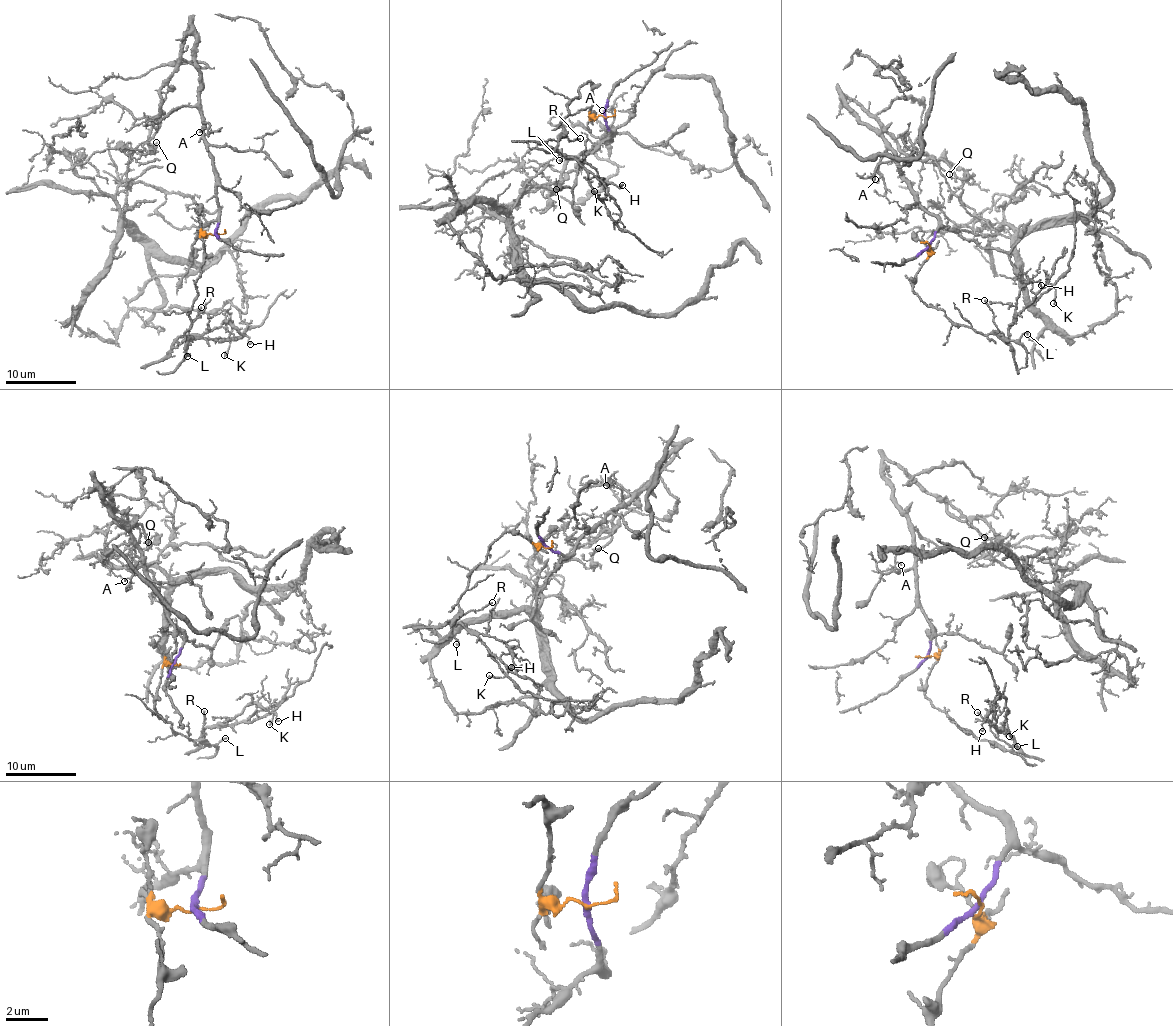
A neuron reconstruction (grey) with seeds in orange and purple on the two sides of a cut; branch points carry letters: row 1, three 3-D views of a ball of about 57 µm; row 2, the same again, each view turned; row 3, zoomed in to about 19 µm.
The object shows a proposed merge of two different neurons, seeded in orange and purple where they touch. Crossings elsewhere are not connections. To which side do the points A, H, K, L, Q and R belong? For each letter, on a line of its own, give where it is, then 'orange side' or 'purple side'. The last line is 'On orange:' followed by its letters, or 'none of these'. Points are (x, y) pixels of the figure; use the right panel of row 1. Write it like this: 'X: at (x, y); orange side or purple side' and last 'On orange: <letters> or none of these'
A: at (875, 179); purple side
H: at (1041, 285); orange side
K: at (1053, 303); orange side
L: at (1027, 334); orange side
Q: at (949, 174); purple side
R: at (984, 300); orange side
On orange: H, K, L, R

